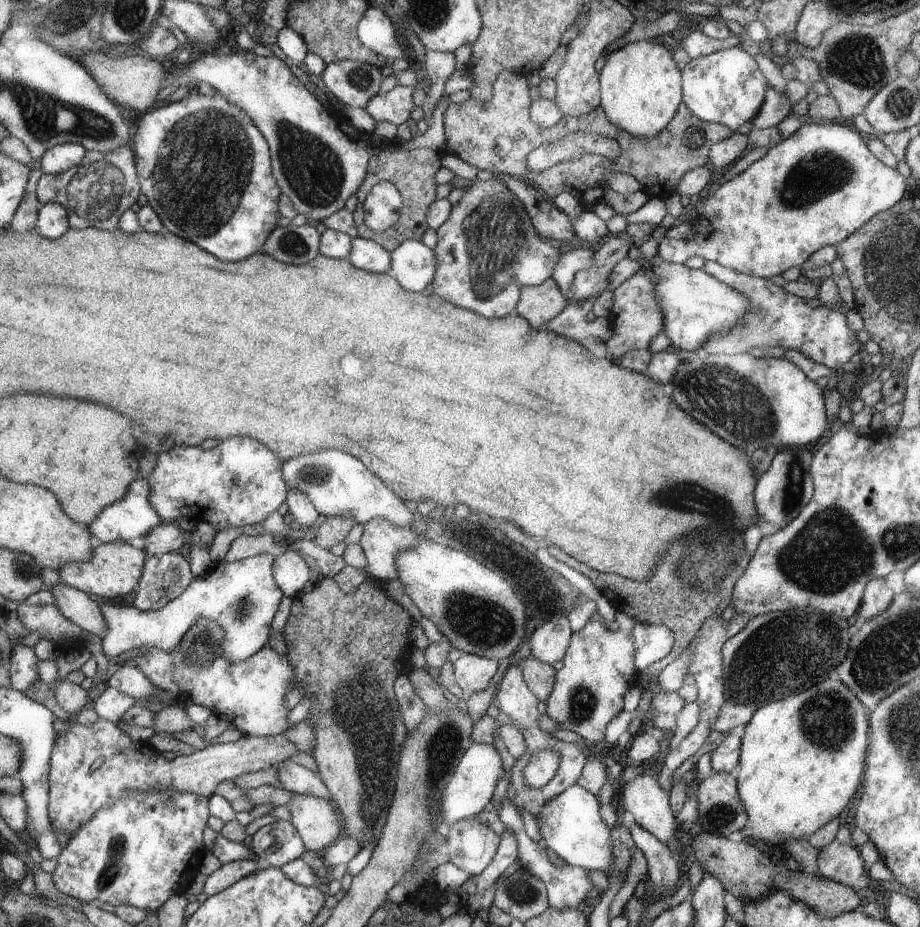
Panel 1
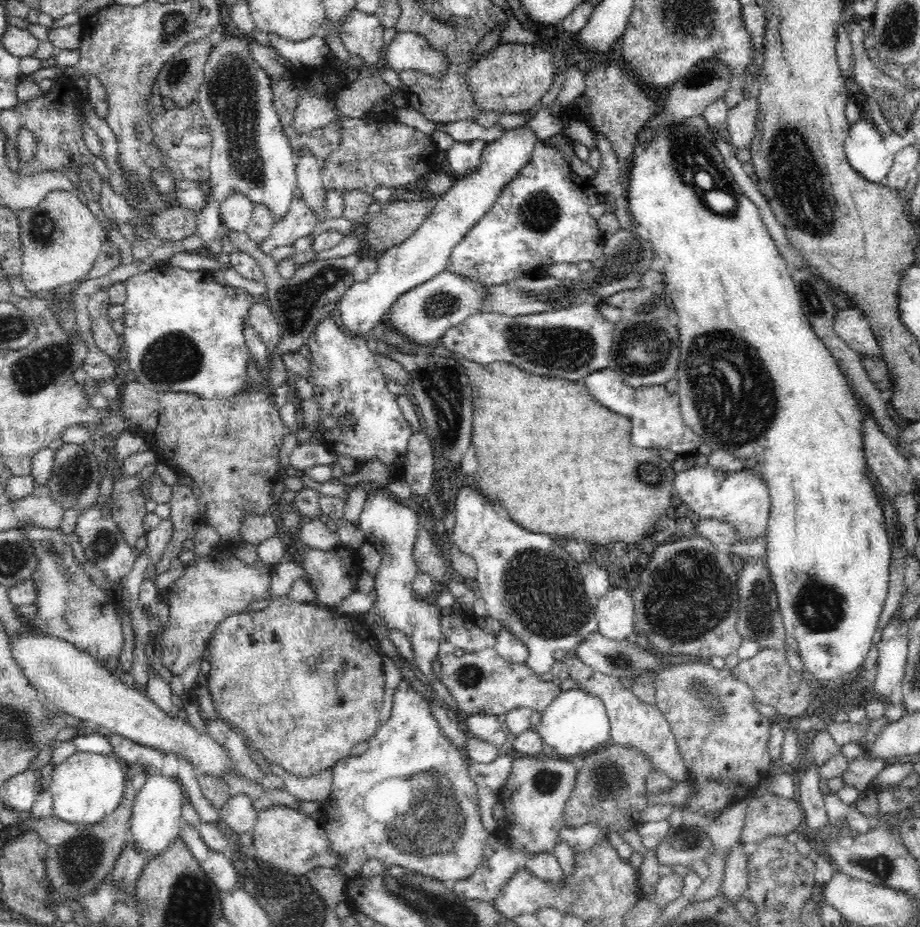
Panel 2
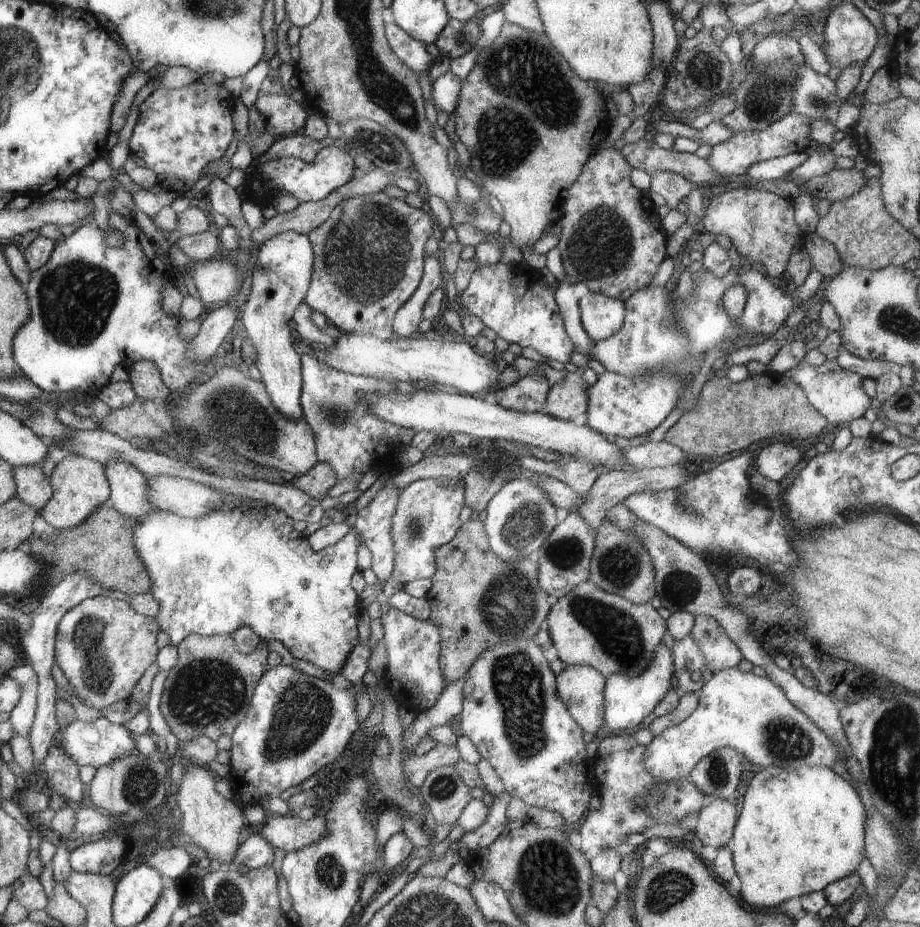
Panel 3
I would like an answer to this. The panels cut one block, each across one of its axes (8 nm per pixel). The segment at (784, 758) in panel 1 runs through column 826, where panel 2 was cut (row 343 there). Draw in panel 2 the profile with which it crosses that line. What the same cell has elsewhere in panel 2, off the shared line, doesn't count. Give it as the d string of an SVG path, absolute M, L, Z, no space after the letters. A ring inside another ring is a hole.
M702 116L695 117L692 121L686 120L681 123L672 123L670 127L660 127L653 135L647 135L648 142L646 146L637 146L635 143L633 145L633 153L629 158L629 170L627 172L627 178L625 183L625 195L630 207L630 214L634 218L634 222L637 222L639 230L642 231L646 238L652 243L655 256L662 258L664 261L663 274L665 276L665 286L667 287L667 292L672 299L672 309L678 312L677 327L679 330L679 348L680 348L680 366L677 368L676 377L678 379L677 395L679 396L679 405L681 410L682 418L684 419L684 424L688 425L692 431L694 431L700 438L702 438L704 443L708 443L708 446L714 450L722 449L728 451L730 454L737 456L740 460L744 461L744 466L746 470L756 473L757 476L762 477L765 481L765 485L769 488L769 494L771 499L771 512L769 515L769 524L767 527L766 537L768 542L767 547L767 568L770 571L770 578L774 581L774 586L776 589L776 594L778 598L778 605L780 605L780 612L783 614L783 622L787 633L791 639L793 645L797 648L799 652L801 661L803 662L803 668L805 671L809 671L817 684L825 683L826 685L837 686L843 684L846 681L852 679L856 674L859 673L859 667L865 662L866 656L868 656L868 651L870 646L872 646L872 639L874 639L874 634L877 632L877 627L881 618L882 610L884 610L885 600L888 594L889 587L889 569L892 565L892 548L890 547L890 541L888 538L888 524L887 520L884 519L884 506L880 503L880 495L876 493L876 488L872 487L872 482L870 480L872 473L869 468L867 468L867 461L864 456L864 451L862 450L862 412L860 412L860 406L856 404L856 398L854 398L854 390L850 390L851 386L848 386L848 379L843 375L843 371L840 370L839 363L836 359L828 352L827 346L816 336L814 330L808 322L807 315L803 313L802 300L798 297L798 292L796 291L796 286L794 284L793 278L790 274L790 266L782 258L781 254L778 252L776 243L772 238L772 235L768 232L762 217L760 217L760 209L758 206L744 194L742 187L736 183L732 173L726 165L724 160L719 153L719 149L715 146L715 143L710 138L710 132L708 131L708 126L706 121Z

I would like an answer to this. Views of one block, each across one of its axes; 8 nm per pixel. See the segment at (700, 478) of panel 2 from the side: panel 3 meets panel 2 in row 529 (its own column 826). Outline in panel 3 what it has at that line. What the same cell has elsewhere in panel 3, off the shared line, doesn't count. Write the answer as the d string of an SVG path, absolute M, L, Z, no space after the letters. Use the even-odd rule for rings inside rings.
M738 667L714 673L712 679L704 684L697 711L686 721L664 730L654 737L645 748L645 768L654 779L686 779L702 758L717 751L719 747L729 747L741 753L755 766L783 767L798 769L804 766L832 767L844 763L843 752L837 744L814 721L806 717L796 706L792 705L785 693L767 677L755 676L752 672L741 672Z

